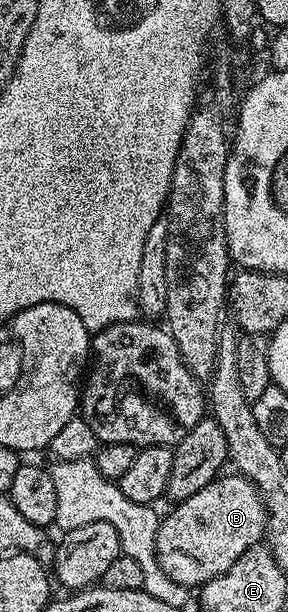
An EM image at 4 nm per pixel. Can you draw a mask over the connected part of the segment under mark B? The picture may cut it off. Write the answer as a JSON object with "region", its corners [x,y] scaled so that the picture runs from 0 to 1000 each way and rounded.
{"region":[[[767,776],[733,791],[701,794],[688,807],[660,807],[660,814],[622,819],[601,828],[611,832],[556,851],[542,874],[549,918],[604,951],[656,964],[799,931],[868,892],[920,881],[931,833],[903,802],[851,778],[802,776]]]}

